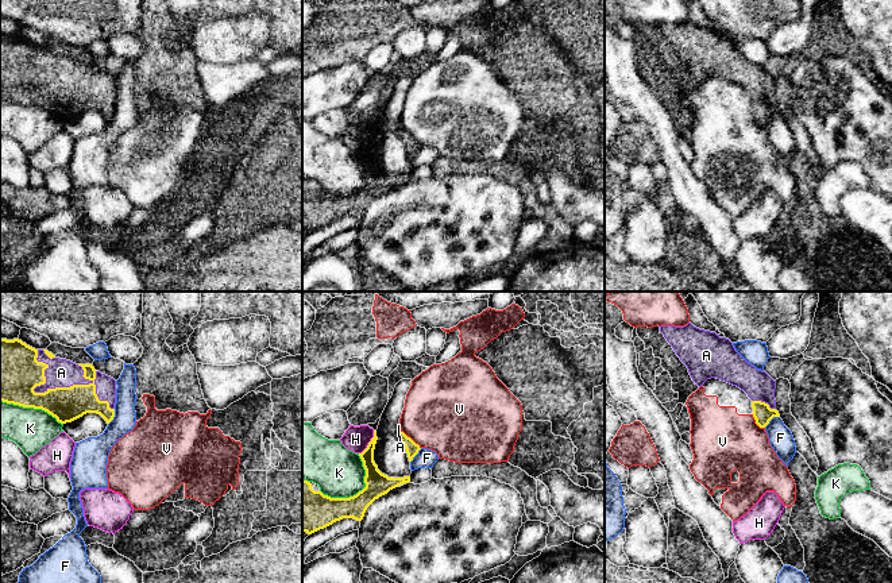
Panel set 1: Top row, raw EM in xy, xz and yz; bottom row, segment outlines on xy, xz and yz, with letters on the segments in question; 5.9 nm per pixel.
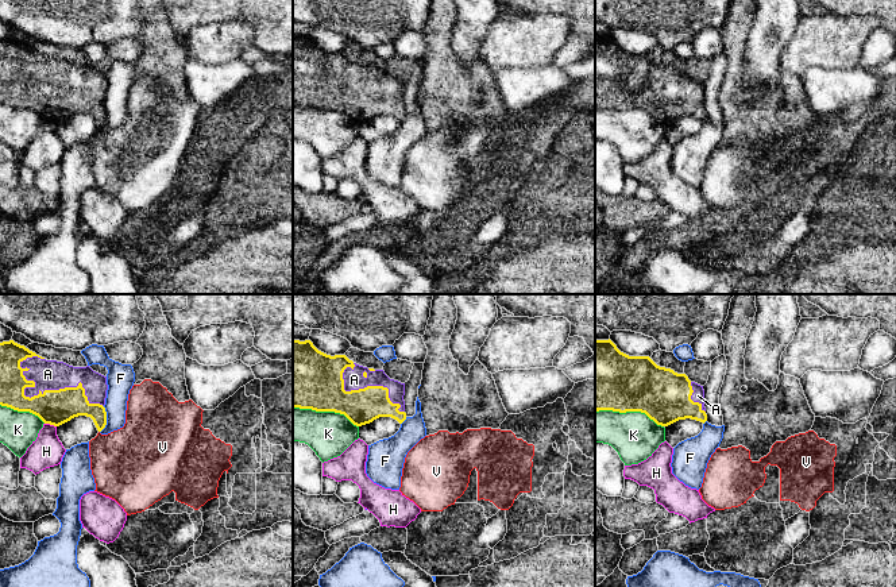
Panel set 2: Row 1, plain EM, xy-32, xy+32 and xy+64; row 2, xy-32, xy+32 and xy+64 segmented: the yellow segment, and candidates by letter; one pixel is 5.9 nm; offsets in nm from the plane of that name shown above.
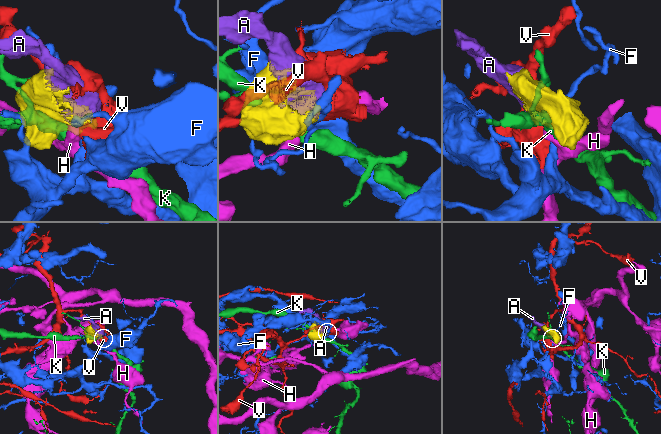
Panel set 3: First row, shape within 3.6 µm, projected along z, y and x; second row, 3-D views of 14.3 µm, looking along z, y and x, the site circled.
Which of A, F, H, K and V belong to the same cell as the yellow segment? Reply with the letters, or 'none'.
A

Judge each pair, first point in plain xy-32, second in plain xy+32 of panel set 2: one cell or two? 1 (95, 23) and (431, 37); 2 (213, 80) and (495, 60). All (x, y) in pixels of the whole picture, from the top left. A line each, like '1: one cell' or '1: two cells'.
1: two cells
2: two cells

